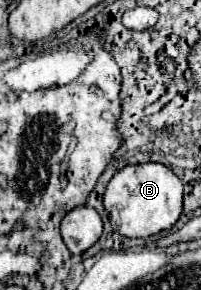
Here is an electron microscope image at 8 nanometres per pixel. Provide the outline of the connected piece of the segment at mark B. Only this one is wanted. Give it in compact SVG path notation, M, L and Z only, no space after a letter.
M162 163L128 165L120 169L104 191L106 211L116 209L120 215L118 233L124 237L150 237L168 231L182 215L182 181Z

